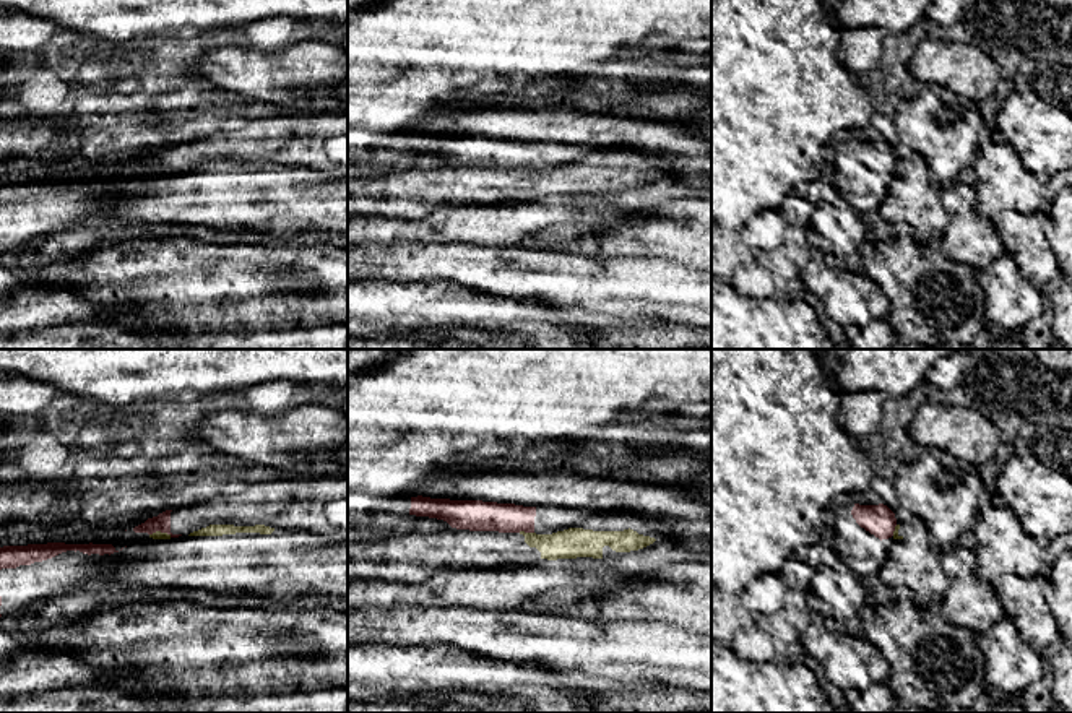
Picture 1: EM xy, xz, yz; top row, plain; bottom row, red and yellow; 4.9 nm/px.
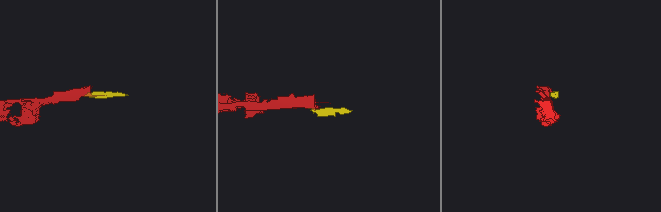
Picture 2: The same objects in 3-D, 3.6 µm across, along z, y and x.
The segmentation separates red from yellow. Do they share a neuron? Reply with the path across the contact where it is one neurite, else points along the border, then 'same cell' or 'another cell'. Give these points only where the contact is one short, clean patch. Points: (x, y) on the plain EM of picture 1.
border xz (518, 168), (533, 169); another cell

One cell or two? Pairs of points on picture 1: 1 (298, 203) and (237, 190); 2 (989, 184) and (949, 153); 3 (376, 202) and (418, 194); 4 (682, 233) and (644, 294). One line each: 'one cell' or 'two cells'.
1: one cell
2: two cells
3: one cell
4: two cells

